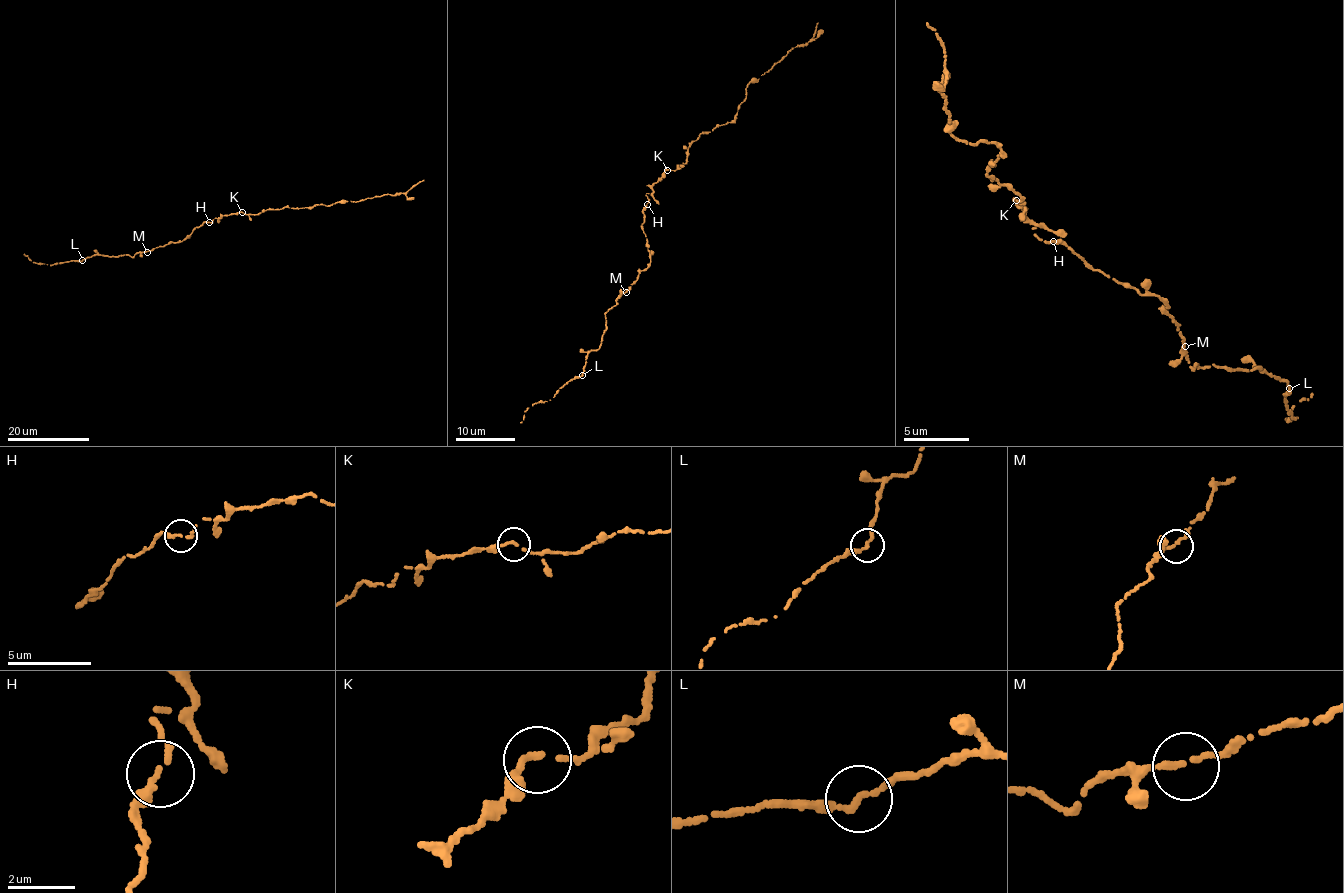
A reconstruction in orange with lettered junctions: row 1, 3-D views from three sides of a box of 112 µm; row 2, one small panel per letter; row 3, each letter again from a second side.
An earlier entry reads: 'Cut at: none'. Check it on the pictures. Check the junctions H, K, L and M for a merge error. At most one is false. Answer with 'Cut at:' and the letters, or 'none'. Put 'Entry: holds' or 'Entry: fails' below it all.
Cut at: none
Entry: holds

